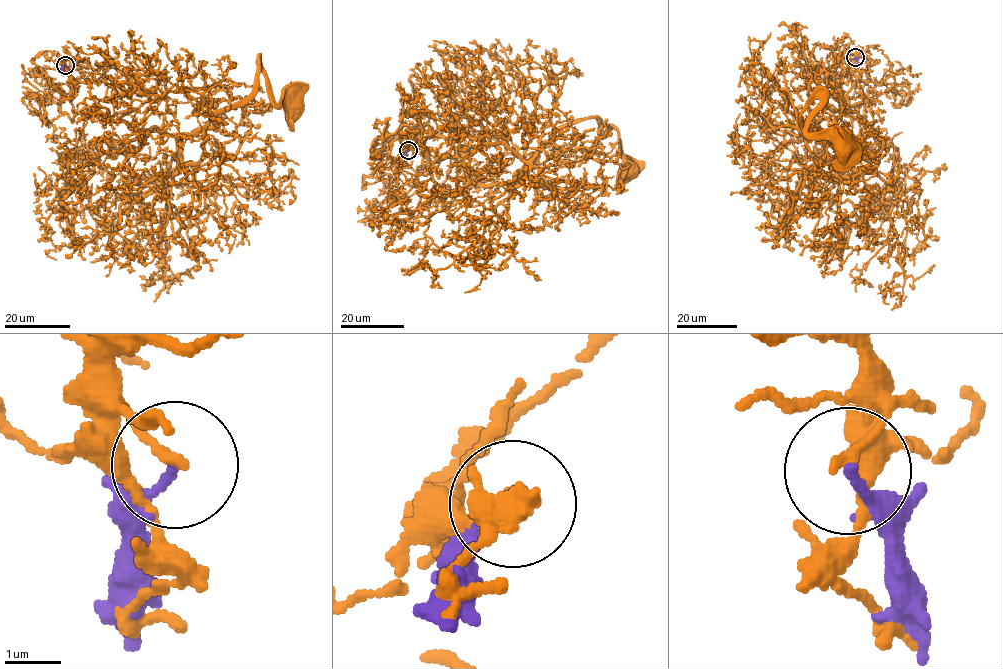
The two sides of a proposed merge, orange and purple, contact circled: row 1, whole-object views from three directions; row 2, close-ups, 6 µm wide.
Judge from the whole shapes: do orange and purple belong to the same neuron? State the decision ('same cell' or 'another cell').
another cell

